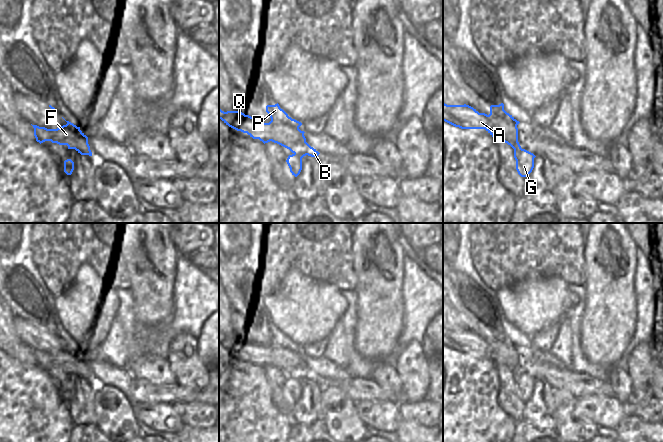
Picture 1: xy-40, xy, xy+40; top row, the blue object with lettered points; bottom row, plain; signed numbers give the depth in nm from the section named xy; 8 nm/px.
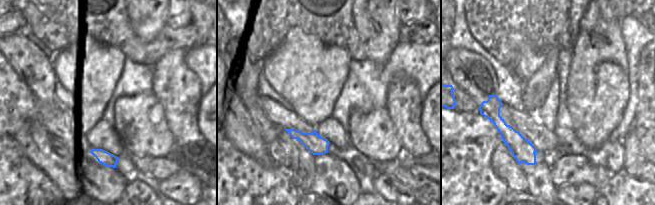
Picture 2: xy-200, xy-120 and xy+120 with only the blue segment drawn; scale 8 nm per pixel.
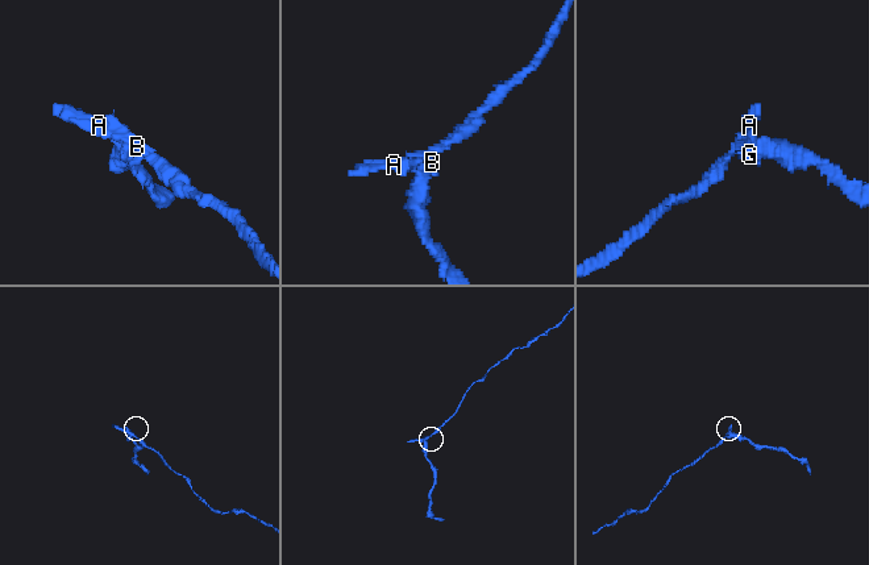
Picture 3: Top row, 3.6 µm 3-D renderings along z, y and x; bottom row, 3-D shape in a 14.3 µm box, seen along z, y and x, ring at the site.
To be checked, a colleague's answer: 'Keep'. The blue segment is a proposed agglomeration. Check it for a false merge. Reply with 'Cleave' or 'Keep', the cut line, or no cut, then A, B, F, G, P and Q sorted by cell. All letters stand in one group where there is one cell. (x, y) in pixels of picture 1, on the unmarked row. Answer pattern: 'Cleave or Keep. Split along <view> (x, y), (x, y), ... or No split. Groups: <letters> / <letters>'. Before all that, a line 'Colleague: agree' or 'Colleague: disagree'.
Colleague: disagree
Cleave. Split along xy (294, 376), (304, 376), (306, 378). Groups: A B F P Q / G

